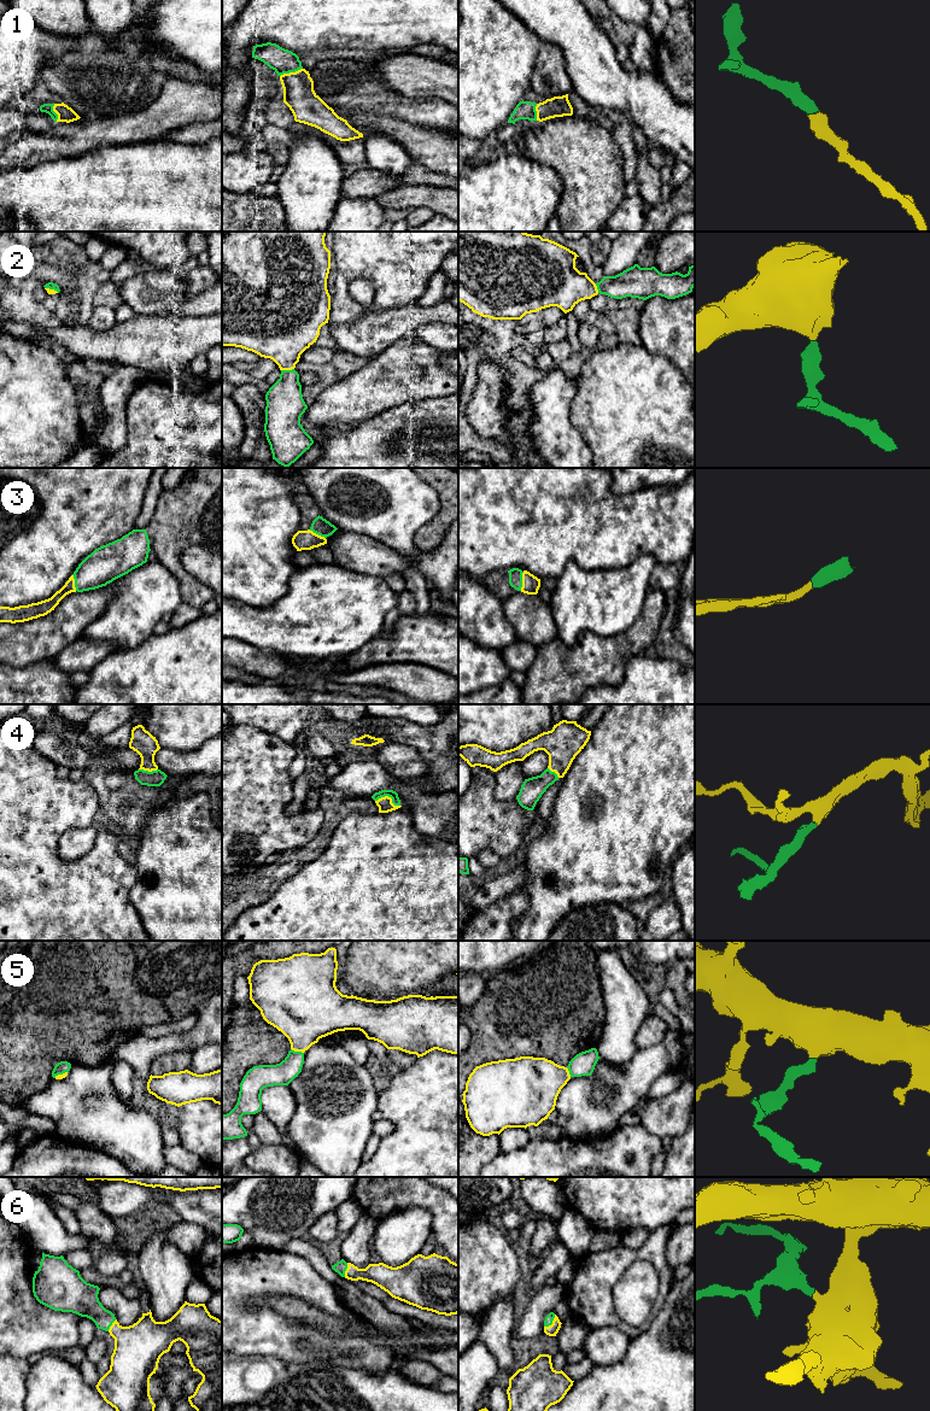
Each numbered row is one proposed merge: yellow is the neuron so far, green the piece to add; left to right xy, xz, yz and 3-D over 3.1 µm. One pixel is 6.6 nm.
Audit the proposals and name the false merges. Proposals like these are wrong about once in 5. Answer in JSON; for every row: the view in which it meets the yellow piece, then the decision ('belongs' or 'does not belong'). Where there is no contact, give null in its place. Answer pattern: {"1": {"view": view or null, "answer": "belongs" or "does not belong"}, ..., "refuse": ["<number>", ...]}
{"1": {"view": "xz", "answer": "belongs"}, "2": {"view": "xz", "answer": "belongs"}, "3": {"view": "yz", "answer": "belongs"}, "4": {"view": "xz", "answer": "belongs"}, "5": {"view": "xz", "answer": "belongs"}, "6": {"view": "yz", "answer": "belongs"}, "refuse": []}

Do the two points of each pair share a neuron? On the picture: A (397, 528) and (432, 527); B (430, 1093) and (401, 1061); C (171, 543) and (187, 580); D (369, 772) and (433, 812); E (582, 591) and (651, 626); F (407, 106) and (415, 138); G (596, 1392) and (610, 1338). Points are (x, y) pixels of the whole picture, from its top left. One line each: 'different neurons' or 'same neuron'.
A: different neurons
B: different neurons
C: same neuron
D: same neuron
E: different neurons
F: different neurons
G: different neurons

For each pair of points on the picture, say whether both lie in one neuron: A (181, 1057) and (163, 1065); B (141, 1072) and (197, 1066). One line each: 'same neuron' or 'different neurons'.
A: same neuron
B: different neurons

